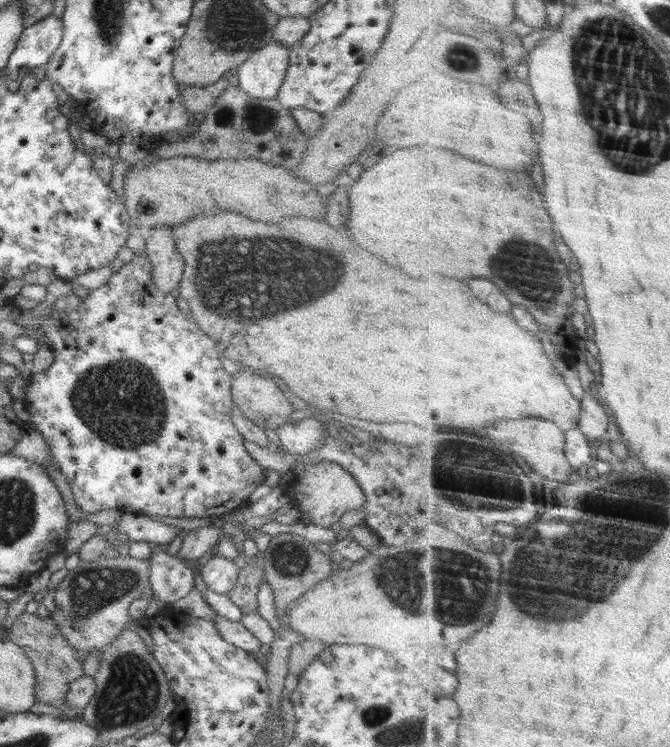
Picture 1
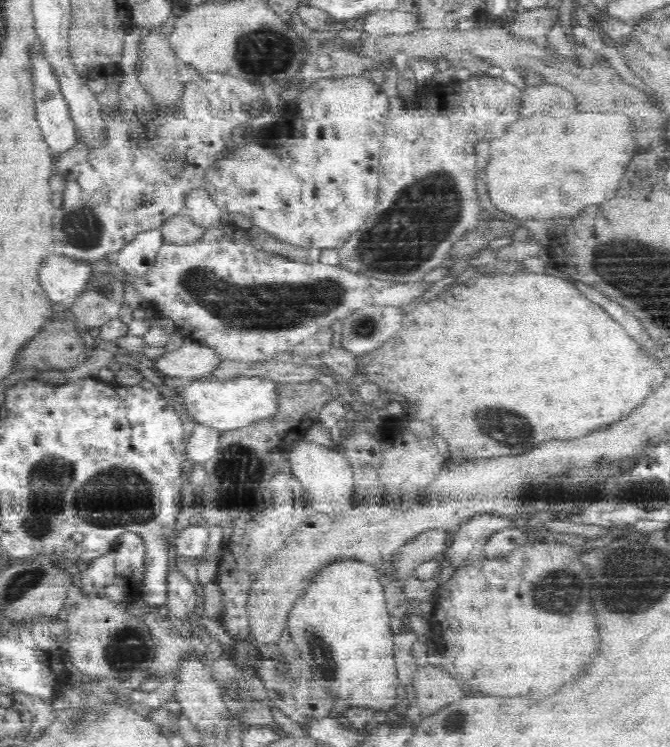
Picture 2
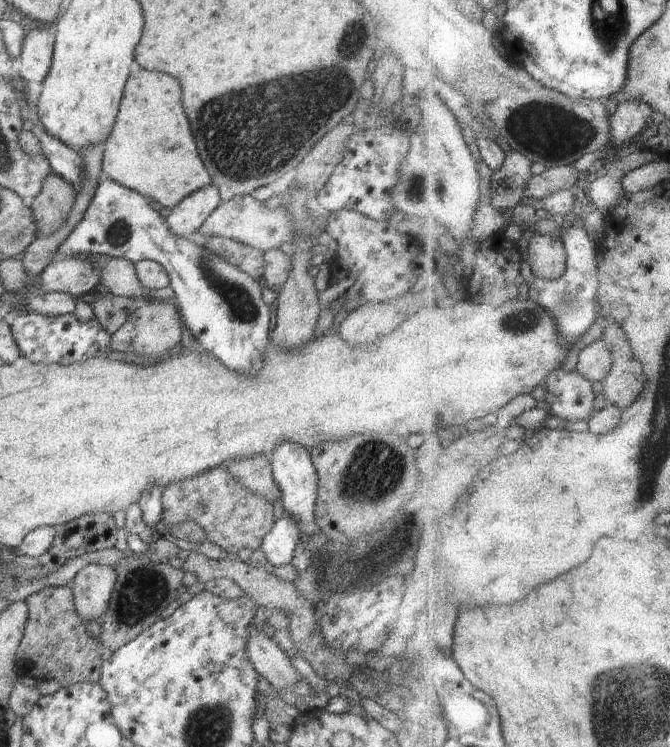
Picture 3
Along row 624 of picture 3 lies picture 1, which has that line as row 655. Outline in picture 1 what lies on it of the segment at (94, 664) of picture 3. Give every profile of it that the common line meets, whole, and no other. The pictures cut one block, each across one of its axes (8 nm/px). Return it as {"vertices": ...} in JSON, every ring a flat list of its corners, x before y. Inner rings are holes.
{"vertices":[[22,613,17,617,12,627,6,630,7,637,14,641,26,653,35,671,35,702,50,704,58,710,64,710,69,714,68,719,79,718,80,712,74,710,67,703,67,692,70,683,84,676,84,661,86,653,74,649,60,632,56,621,52,616,41,617,36,613]]}

